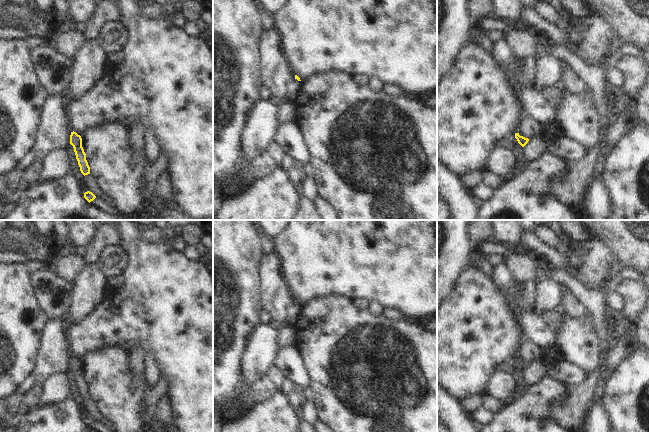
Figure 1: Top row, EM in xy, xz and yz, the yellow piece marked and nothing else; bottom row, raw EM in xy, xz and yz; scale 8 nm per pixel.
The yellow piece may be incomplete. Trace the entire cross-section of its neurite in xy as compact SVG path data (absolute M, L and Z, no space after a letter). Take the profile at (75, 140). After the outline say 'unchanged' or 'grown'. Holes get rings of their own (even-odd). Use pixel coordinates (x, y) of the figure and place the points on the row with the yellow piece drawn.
M74 131L71 132L70 144L74 148L74 152L75 152L76 159L78 161L78 165L80 167L81 173L84 176L90 174L90 167L88 165L88 162L86 160L86 154L85 154L84 149L82 147L82 138L81 138L81 136L78 135Z; unchanged

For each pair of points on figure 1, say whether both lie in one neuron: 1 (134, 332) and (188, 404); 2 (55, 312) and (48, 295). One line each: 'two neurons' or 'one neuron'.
1: one neuron
2: one neuron

